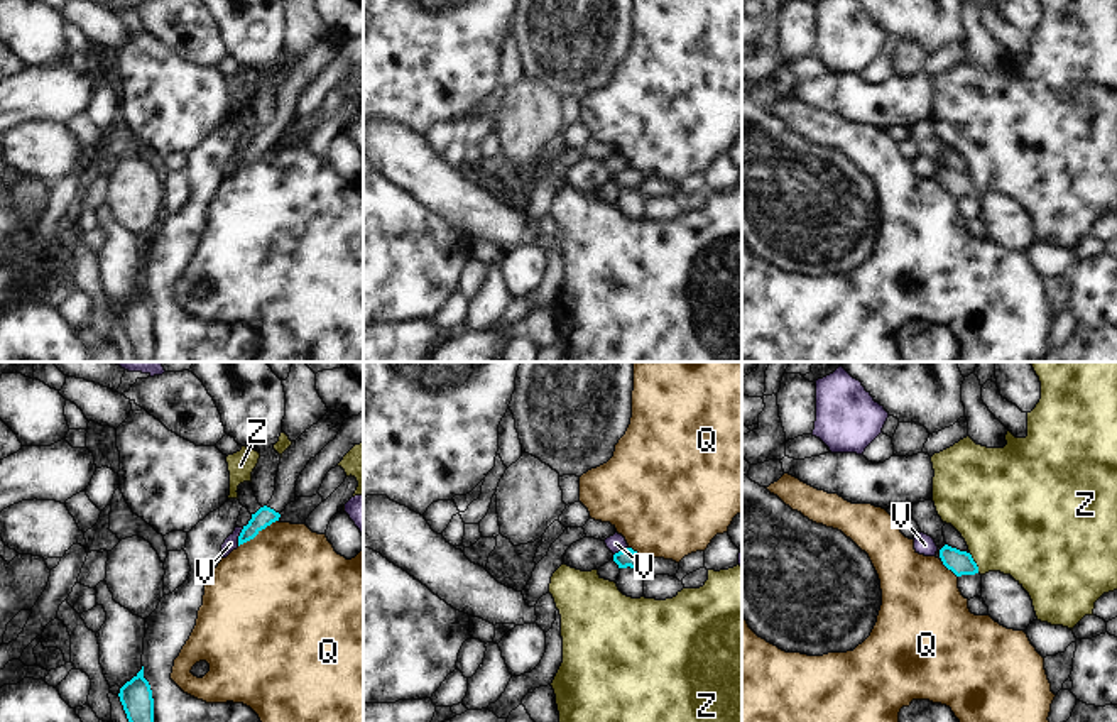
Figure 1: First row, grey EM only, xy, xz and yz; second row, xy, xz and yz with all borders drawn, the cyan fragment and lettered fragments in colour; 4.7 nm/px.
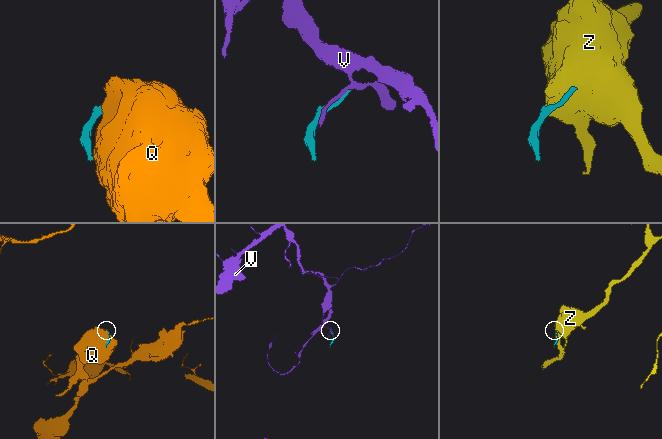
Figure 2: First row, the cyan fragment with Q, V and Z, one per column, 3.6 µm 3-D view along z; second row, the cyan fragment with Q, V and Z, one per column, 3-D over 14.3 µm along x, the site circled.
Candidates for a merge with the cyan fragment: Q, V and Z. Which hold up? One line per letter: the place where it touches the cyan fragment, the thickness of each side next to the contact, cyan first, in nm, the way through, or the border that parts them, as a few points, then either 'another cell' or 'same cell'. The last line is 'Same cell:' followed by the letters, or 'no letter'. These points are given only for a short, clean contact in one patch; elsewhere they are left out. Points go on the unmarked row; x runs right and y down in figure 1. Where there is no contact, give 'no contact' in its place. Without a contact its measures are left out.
Q: xy (257, 154) | 90/480 nm | along xy (277, 141), (239, 168) | another cell
V: xy (239, 158) | 90/70 nm | along xy (244, 149), (237, 166) | another cell
Z: yz (975, 185) | 110/460 nm | along yz (969, 175), (979, 193) | another cell
Same cell: no letter

